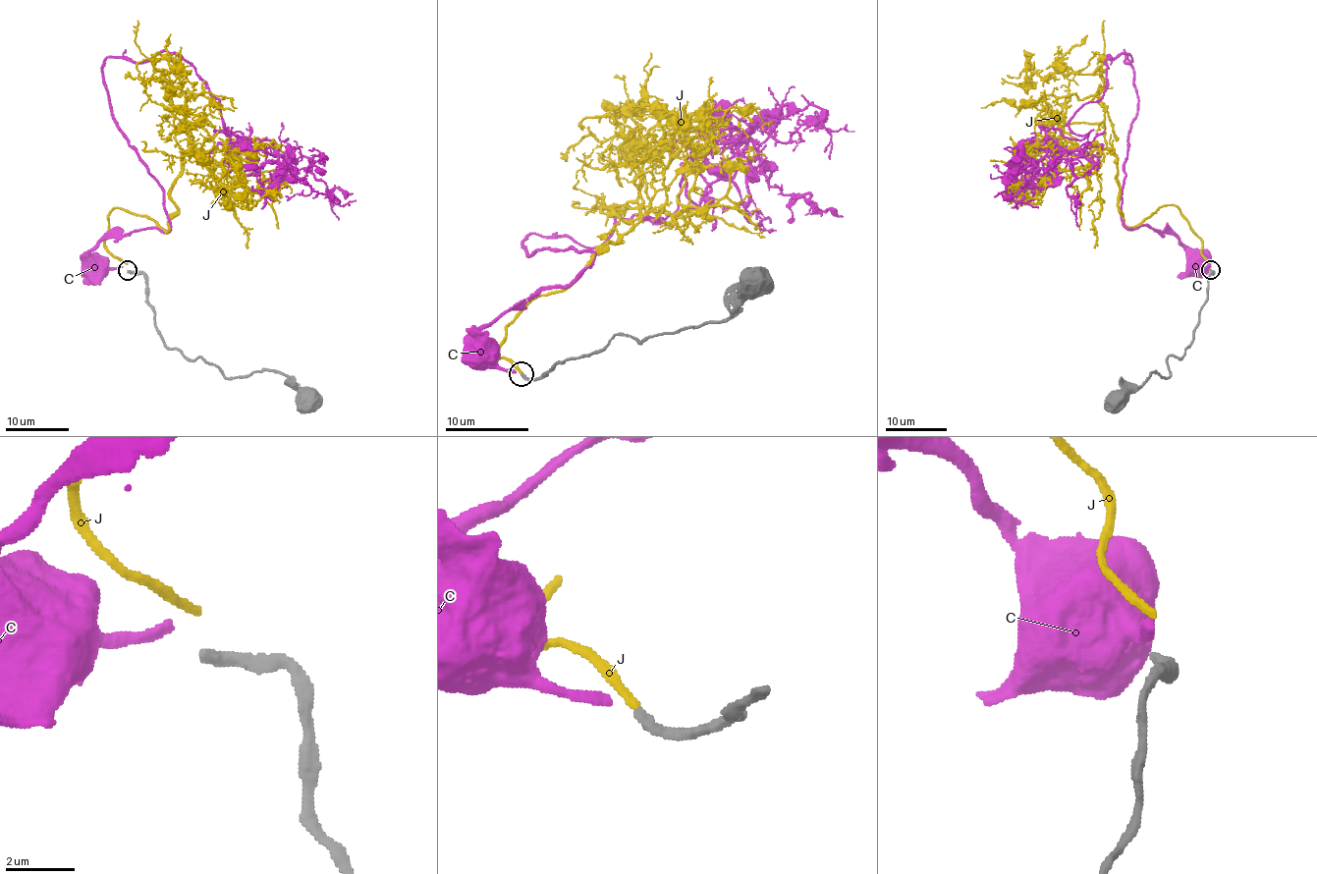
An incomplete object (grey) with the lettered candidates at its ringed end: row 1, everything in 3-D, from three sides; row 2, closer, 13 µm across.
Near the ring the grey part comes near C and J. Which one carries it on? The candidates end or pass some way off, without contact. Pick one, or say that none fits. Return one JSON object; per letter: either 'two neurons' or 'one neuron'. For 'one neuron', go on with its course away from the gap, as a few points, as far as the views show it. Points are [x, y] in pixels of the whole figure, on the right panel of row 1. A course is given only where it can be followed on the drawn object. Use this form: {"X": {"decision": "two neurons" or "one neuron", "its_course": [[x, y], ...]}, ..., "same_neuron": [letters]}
{"C": {"decision": "two neurons"}, "J": {"decision": "one neuron", "its_course": [[1210, 263], [1174, 205], [1134, 226], [1123, 222], [1105, 124], [1059, 122], [1070, 100], [1067, 80], [1007, 75]]}, "same_neuron": ["J"]}

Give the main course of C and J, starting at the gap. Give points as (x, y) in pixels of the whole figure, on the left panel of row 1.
C: (123, 267), (101, 271), (98, 268)
J: (128, 263), (104, 244), (109, 214), (168, 229), (193, 123), (144, 83), (181, 81)

